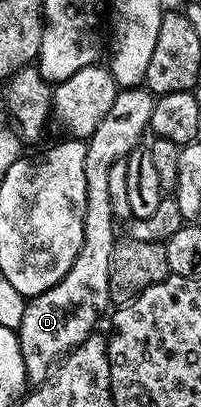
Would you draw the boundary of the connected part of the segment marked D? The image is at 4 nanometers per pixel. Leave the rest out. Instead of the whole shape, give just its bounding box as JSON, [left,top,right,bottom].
[17,87,155,366]

